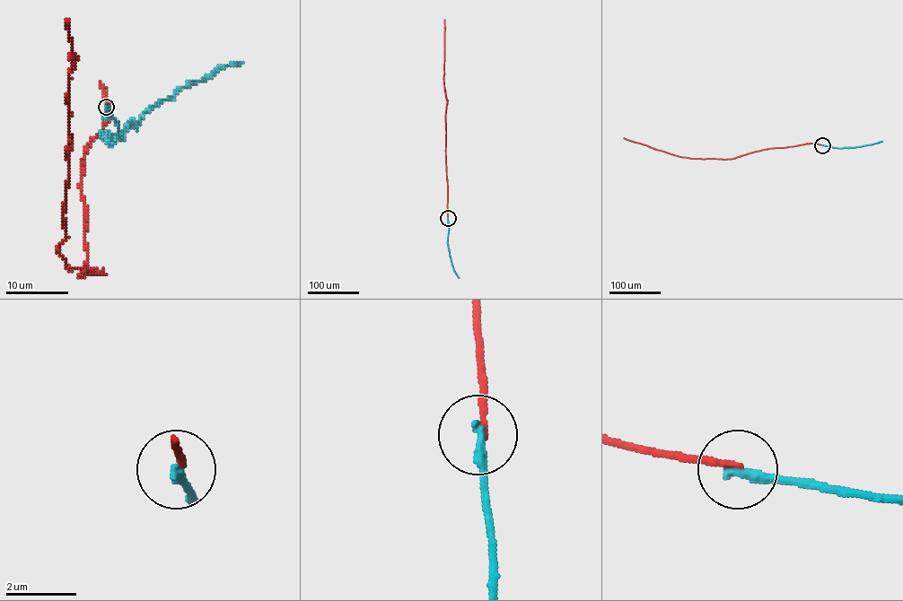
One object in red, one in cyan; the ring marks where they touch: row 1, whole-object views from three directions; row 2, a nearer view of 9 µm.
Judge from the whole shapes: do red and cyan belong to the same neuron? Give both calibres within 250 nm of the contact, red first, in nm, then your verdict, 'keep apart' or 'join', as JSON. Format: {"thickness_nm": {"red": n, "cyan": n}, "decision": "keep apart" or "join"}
{"thickness_nm": {"red": 190, "cyan": 280}, "decision": "keep apart"}

